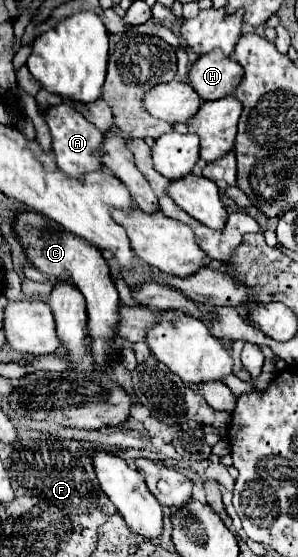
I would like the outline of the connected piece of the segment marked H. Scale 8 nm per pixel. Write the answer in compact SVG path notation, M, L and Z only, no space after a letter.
M219 51L201 55L189 69L189 85L203 101L215 101L233 95L241 77L241 65L223 57Z

